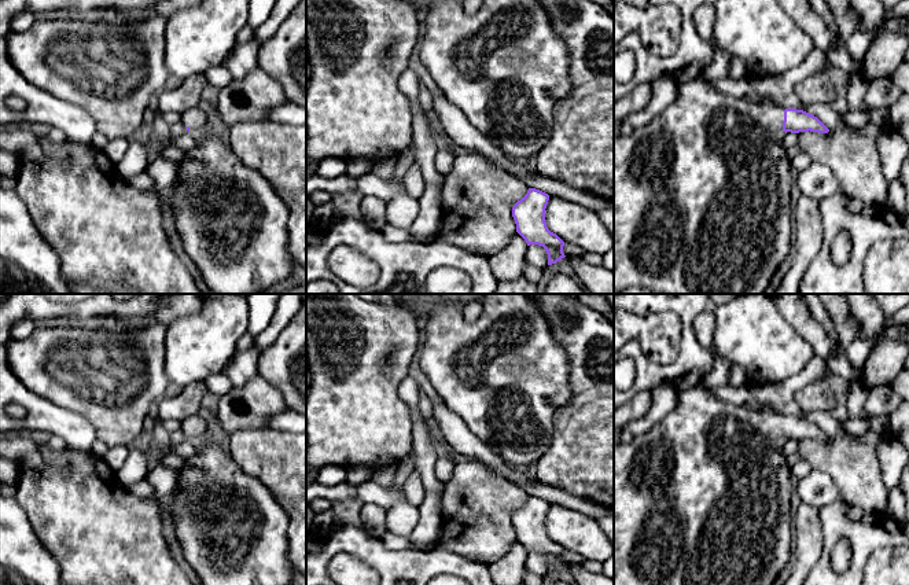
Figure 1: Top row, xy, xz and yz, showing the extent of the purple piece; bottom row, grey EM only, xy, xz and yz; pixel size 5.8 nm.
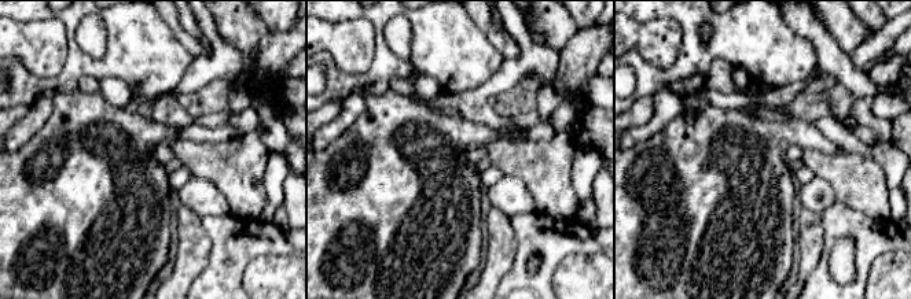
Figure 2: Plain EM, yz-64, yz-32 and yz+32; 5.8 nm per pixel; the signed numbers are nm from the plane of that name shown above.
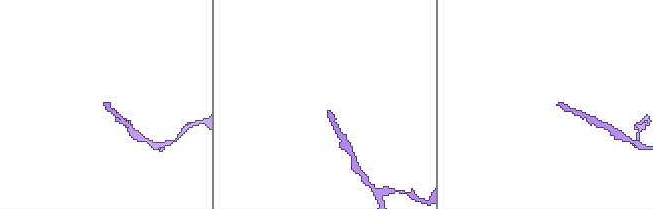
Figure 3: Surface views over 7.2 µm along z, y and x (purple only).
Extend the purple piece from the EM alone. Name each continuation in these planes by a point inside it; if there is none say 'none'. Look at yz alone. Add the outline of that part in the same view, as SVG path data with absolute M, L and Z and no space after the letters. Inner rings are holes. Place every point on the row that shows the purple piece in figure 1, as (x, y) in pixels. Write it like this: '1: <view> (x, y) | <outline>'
1: yz (702, 194) | M696 77L677 82L676 100L629 136L614 136L614 294L641 287L659 294L763 294L788 257L795 174L781 144L784 108L724 95Z

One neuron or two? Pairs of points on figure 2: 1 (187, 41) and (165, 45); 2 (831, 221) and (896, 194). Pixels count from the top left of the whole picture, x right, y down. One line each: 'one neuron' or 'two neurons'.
1: two neurons
2: two neurons

